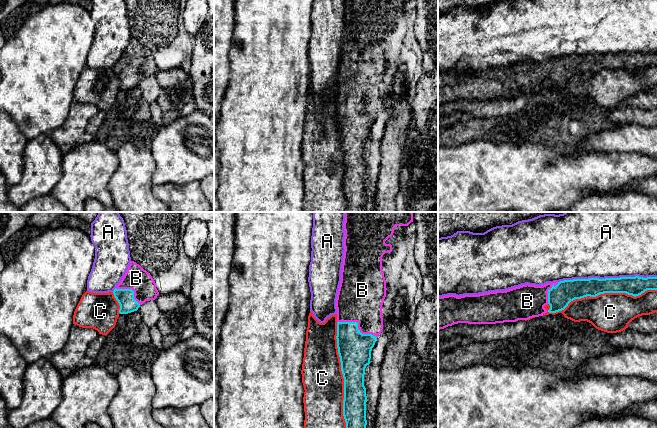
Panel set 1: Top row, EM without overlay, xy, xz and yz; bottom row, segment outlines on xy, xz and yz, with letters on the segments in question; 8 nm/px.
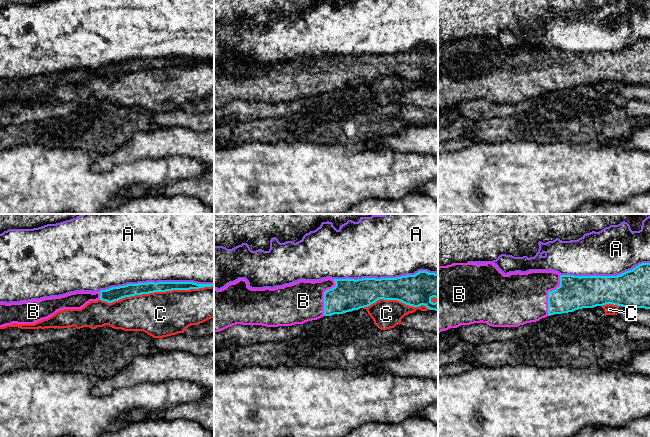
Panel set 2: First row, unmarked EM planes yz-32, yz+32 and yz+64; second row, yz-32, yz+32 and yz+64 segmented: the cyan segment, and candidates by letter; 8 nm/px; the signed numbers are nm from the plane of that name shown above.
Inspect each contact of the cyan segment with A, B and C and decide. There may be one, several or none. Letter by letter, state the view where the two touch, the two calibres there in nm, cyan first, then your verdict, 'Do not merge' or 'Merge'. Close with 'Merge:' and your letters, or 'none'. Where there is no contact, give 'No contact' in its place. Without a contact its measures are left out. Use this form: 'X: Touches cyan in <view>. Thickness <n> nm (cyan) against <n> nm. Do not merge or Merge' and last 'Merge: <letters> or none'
A: Touches cyan in yz. Thickness 160 nm (cyan) against 500 nm. Do not merge
B: Touches cyan in xz. Thickness 280 nm (cyan) against 380 nm. Merge
C: Touches cyan in yz. Thickness 160 nm (cyan) against 320 nm. Do not merge
Merge: B

